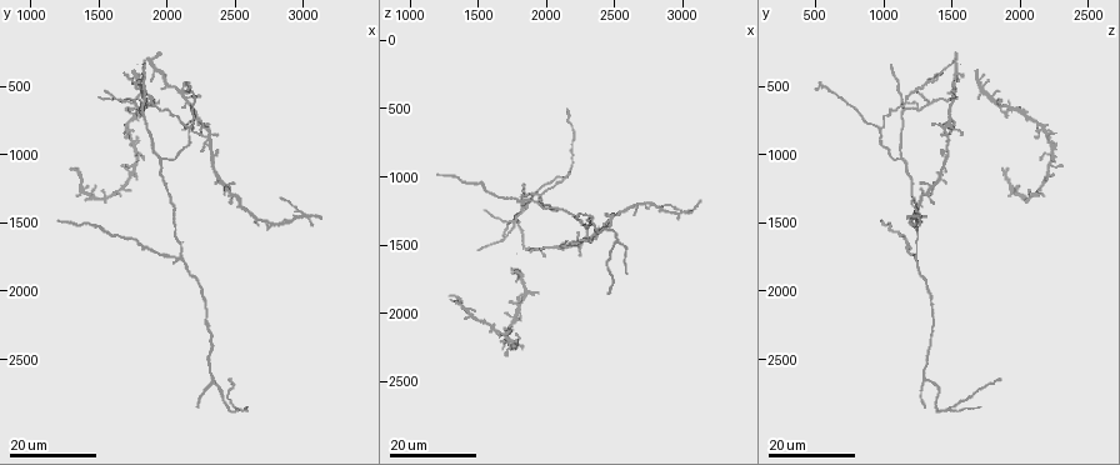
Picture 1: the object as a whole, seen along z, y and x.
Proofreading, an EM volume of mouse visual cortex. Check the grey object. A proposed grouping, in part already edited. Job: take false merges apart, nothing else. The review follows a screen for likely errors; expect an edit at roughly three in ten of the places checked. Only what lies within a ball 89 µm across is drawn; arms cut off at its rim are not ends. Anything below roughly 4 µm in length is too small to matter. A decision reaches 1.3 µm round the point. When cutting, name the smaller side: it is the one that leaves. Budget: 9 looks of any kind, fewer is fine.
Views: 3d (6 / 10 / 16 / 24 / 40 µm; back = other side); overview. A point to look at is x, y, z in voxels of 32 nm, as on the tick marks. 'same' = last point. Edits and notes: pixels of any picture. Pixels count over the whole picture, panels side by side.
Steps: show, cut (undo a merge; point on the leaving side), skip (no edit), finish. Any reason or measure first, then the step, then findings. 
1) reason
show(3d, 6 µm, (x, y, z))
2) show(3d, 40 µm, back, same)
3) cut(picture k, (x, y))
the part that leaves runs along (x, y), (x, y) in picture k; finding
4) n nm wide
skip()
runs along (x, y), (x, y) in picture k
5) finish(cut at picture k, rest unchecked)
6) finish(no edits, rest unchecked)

two arms in line, one across
show(3d, 24 µm, (3020, 1420, 1260))

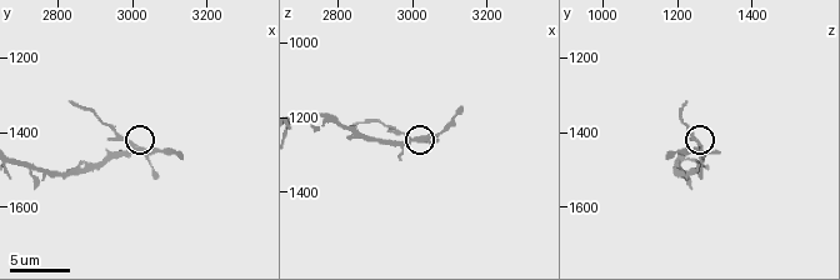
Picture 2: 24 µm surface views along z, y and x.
show(3d, 6 µm, (3000, 1440, 1260))

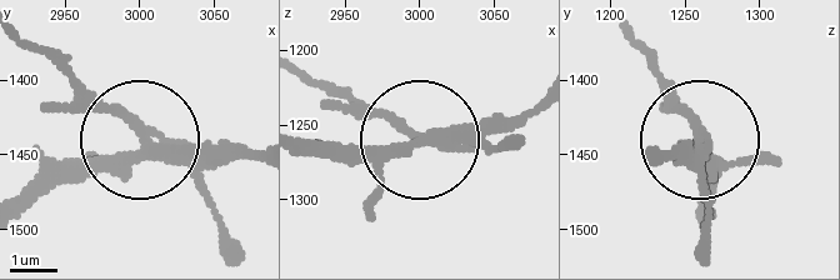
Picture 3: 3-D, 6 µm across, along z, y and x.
250 nm wide
cut(picture 3, (113, 110))
two cells meet here

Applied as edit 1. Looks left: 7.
branch point
show(3d, 16 µm, (2180, 820, 960))

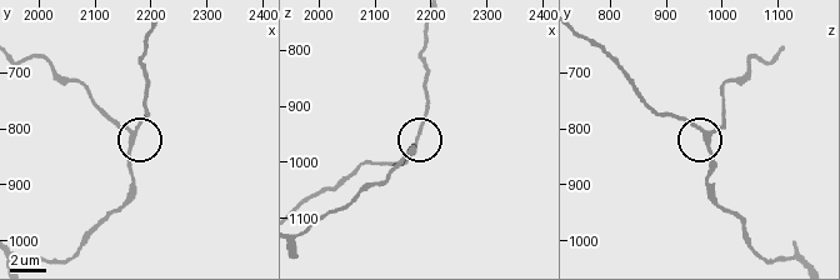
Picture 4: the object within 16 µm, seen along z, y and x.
show(3d, 10 µm, (2165, 805, 980))

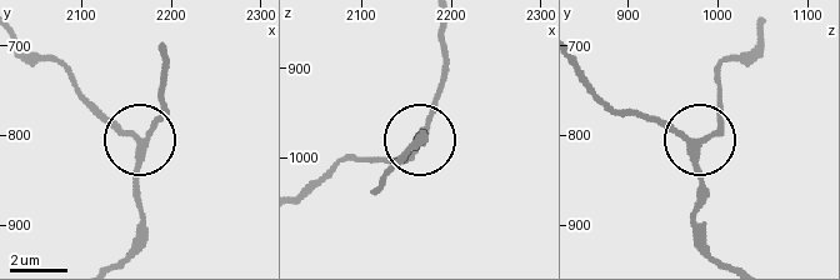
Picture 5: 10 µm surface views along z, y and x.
190 nm wide
skip()
runs along (120, 259), (143, 209), (135, 151), (161, 118) in picture 5; all the same cell

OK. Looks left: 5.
three-way junction
show(3d, 16 µm, (1960, 1020, 1140))

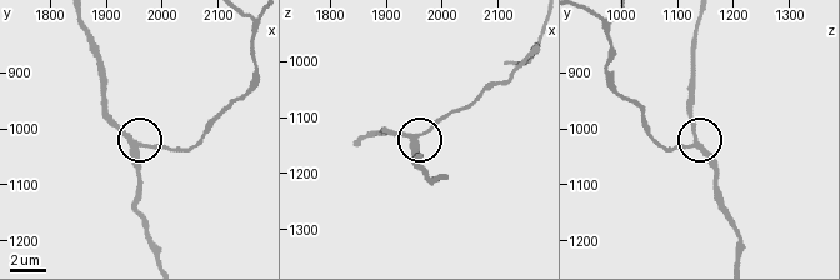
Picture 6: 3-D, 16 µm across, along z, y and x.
zoom in
show(3d, 6 µm, (1965, 1030, 1125))

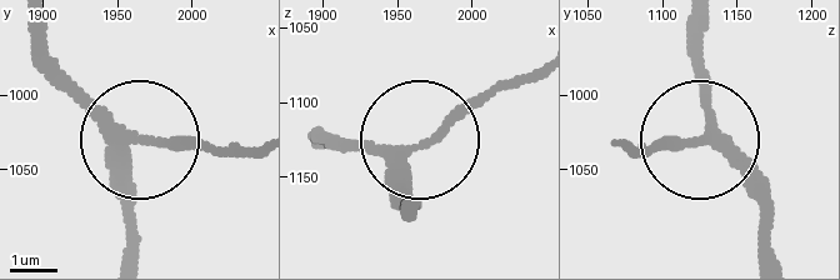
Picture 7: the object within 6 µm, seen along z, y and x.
240 nm wide
skip()
runs along (698, 26), (701, 141), (634, 145) in picture 7; all the same cell

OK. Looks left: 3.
looks like a crossing
show(3d, 24 µm, (2320, 860, 1460))

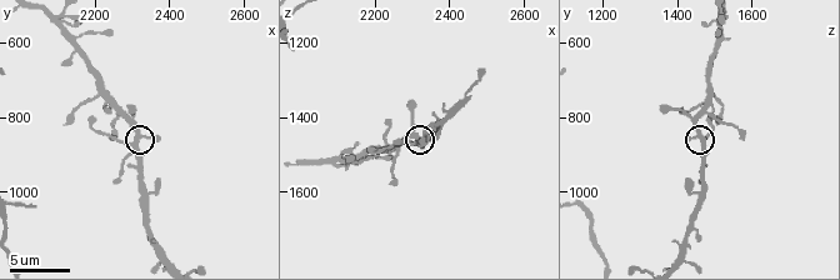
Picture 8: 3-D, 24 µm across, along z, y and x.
show(3d, 10 µm, (2310, 880, 1470))

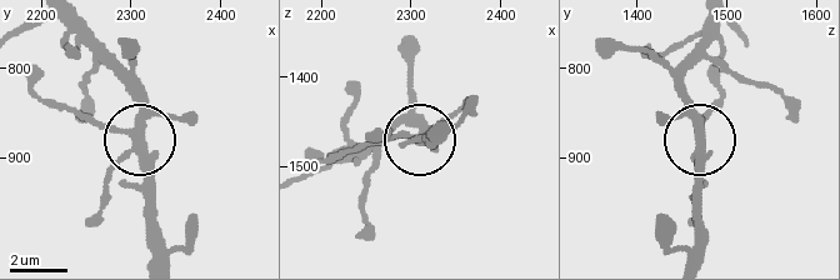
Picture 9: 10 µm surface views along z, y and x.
290 nm wide
skip()
continuous, no second cell

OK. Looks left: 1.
finish(cut at picture 3, rest unchecked)

